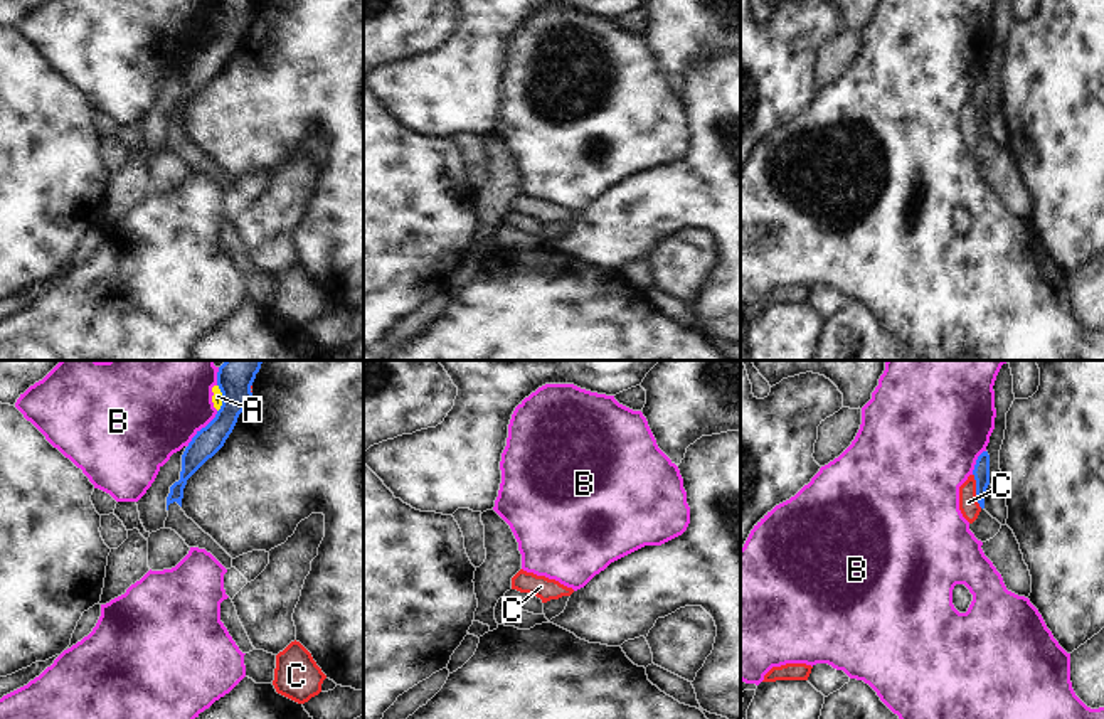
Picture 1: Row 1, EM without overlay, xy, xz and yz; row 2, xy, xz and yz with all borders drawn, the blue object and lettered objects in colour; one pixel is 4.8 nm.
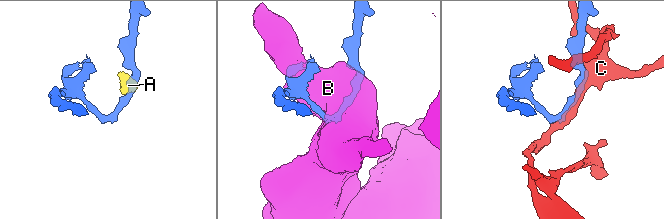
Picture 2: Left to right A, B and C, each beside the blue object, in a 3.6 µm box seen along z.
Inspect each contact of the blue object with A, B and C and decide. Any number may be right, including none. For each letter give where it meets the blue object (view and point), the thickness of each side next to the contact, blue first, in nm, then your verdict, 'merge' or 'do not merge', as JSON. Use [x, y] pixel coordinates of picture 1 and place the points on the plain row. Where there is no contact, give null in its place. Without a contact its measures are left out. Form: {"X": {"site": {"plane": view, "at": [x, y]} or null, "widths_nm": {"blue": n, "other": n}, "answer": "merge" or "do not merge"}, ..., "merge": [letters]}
{"A": {"site": {"plane": "xy", "at": [222, 21]}, "widths_nm": {"blue": 140, "other": 50}, "answer": "do not merge"}, "B": {"site": {"plane": "xy", "at": [201, 53]}, "widths_nm": {"blue": 140, "other": 400}, "answer": "do not merge"}, "C": {"site": {"plane": "yz", "at": [976, 113]}, "widths_nm": {"blue": 80, "other": 100}, "answer": "do not merge"}, "merge": []}

